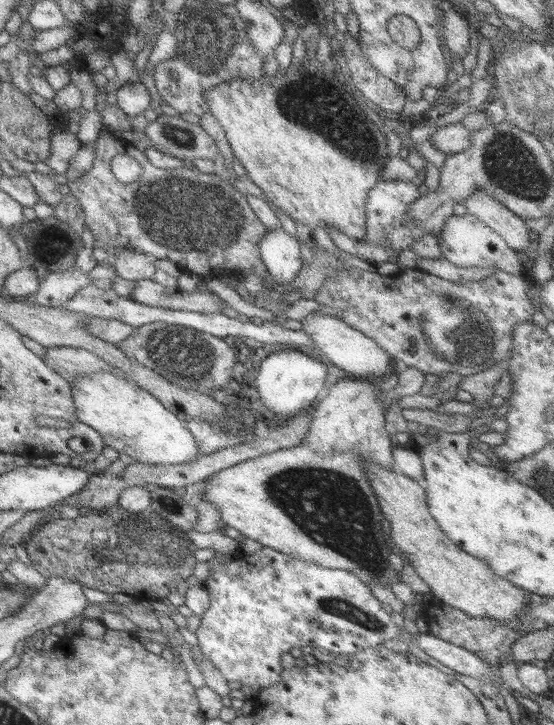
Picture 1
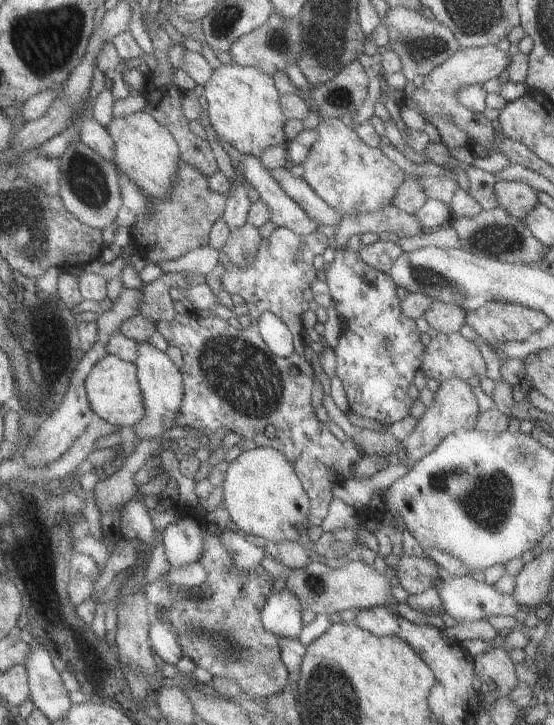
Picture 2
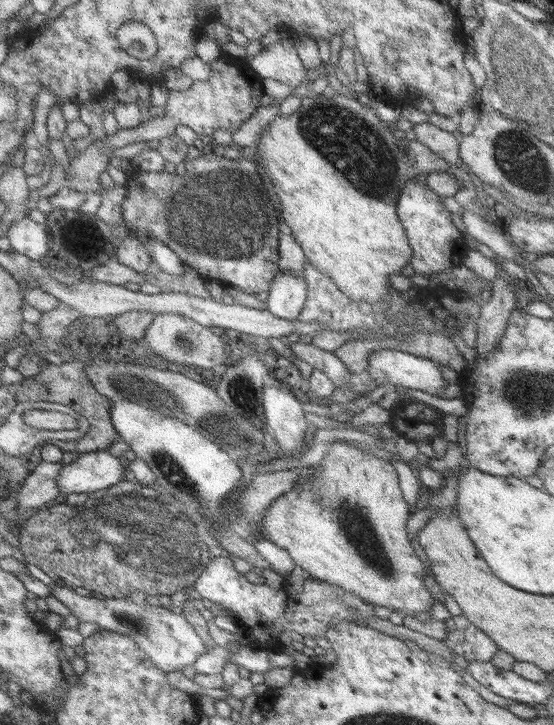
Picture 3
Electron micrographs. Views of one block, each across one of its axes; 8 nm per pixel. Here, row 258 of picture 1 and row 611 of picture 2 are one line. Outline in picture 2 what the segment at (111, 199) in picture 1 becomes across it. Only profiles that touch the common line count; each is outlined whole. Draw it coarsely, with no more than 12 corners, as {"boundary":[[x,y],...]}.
{"boundary":[[206,532],[199,596],[156,608],[184,656],[265,697],[288,688],[262,610],[275,578]]}

